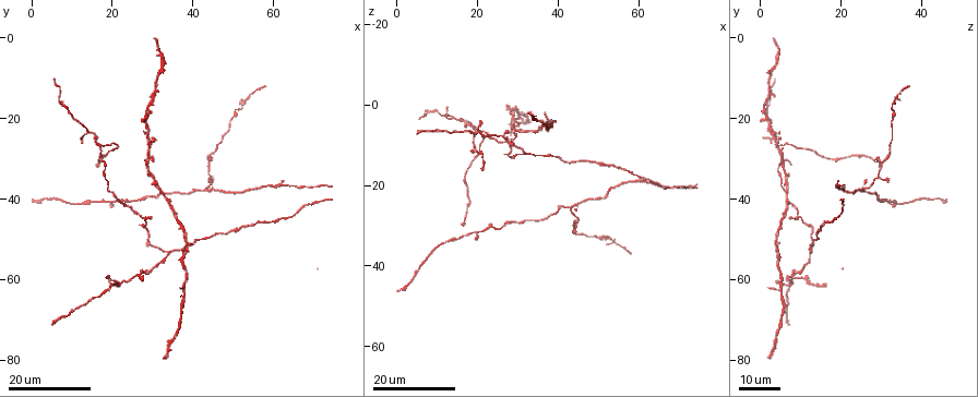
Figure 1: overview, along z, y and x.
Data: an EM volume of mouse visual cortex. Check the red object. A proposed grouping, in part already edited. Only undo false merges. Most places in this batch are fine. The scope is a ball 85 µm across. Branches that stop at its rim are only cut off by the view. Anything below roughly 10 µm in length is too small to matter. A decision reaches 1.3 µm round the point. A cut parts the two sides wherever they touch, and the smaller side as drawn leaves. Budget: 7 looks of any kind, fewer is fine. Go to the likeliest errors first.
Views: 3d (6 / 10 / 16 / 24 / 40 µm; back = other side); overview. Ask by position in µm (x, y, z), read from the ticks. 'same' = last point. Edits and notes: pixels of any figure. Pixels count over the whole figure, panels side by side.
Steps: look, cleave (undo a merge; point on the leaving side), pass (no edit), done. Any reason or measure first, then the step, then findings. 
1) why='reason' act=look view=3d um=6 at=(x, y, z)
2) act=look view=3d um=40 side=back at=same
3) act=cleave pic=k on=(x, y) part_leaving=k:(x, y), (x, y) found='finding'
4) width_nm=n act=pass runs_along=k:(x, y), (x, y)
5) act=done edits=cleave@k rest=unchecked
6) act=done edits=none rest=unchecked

why='four-way junction' act=look view=3d um=24 at=(19.5, 61.5, 6.5)

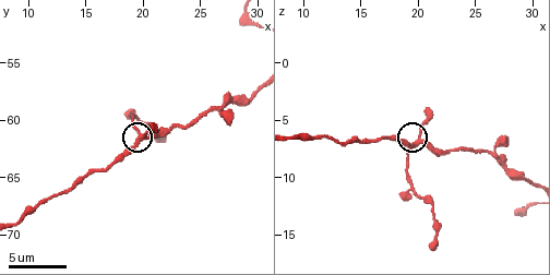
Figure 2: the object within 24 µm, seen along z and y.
act=look view=3d um=10 at=(19.8, 61.4, 7.2)

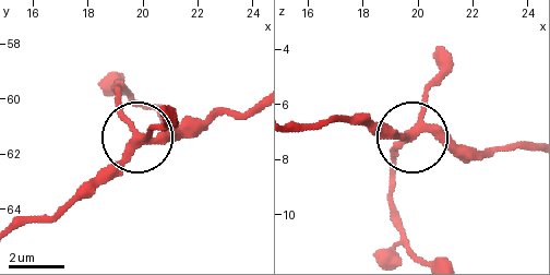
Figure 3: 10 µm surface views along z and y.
width_nm=270 act=pass runs_along=3:(526, 151), (463, 151), (420, 131), (396, 153), (392, 169) found='continuous, no second neuron'

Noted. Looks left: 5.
why='branch point' act=look view=3d um=24 at=(43.5, 37.5, 25.5)

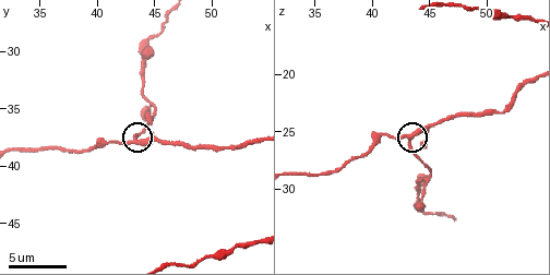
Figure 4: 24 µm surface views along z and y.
why='closer look' act=look view=3d um=10 at=(43.4, 37.6, 25.6)

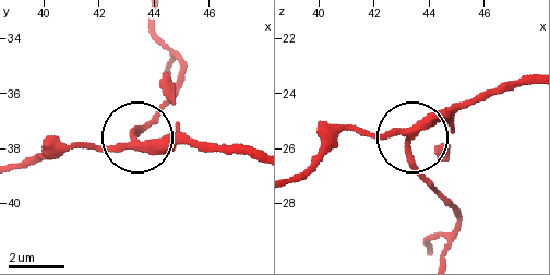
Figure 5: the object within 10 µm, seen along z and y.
width_nm=240 act=pass runs_along=5:(531, 81), (447, 107), (414, 138), (414, 165), (452, 205) found='all the same neuron'

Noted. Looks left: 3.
why='three arms meet' act=look view=3d um=16 at=(34.0, 53.5, 12.0)

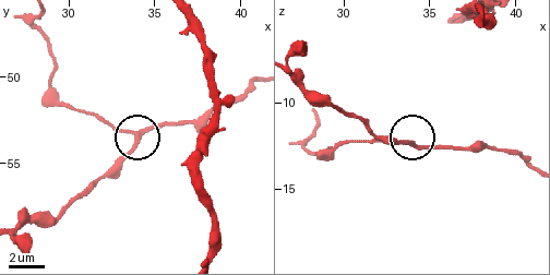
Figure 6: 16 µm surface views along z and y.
act=look view=3d um=10 at=(34.0, 53.6, 12.4)

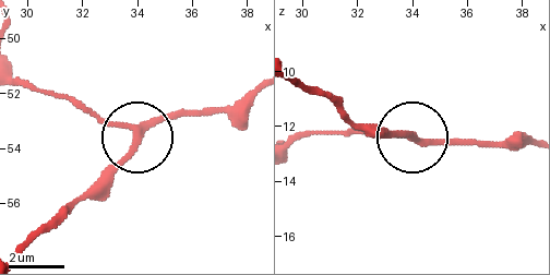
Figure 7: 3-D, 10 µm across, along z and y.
act=pass runs_along=7:(254, 86), (219, 110), (163, 115), (95, 192) found='all the same neuron'

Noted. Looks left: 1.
act=done edits=none rest=unchecked

